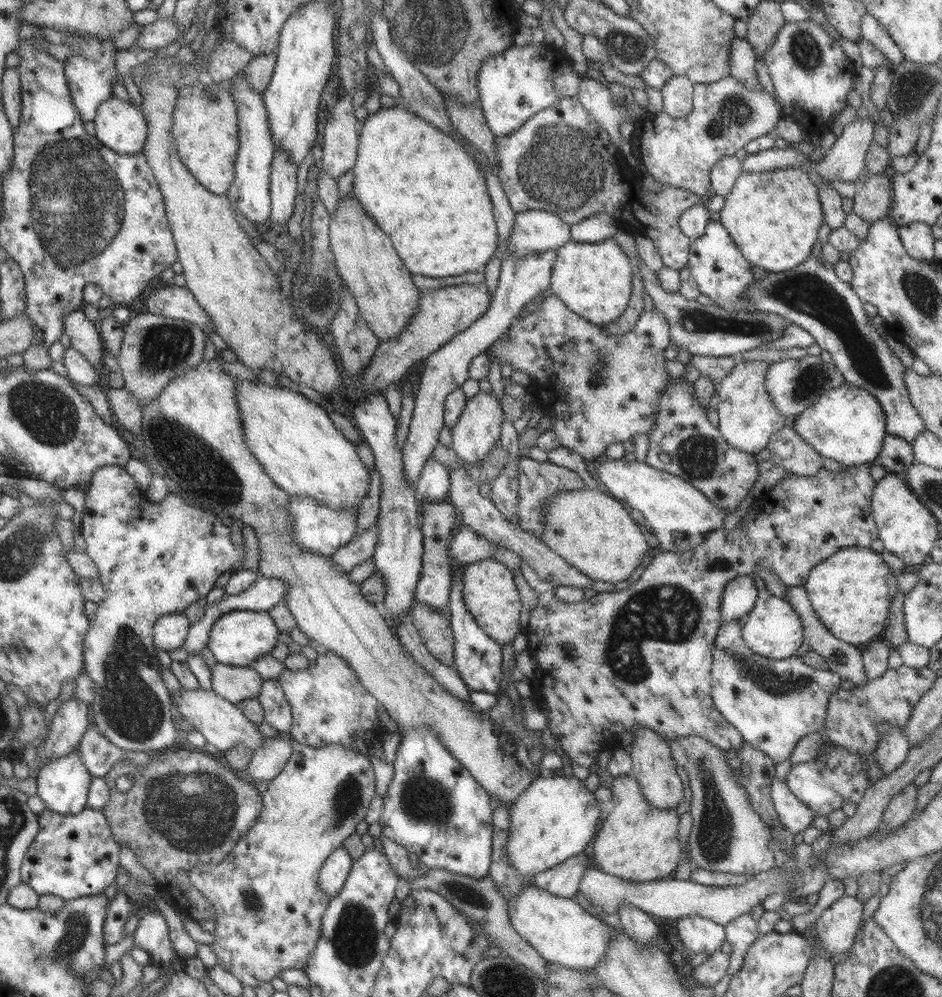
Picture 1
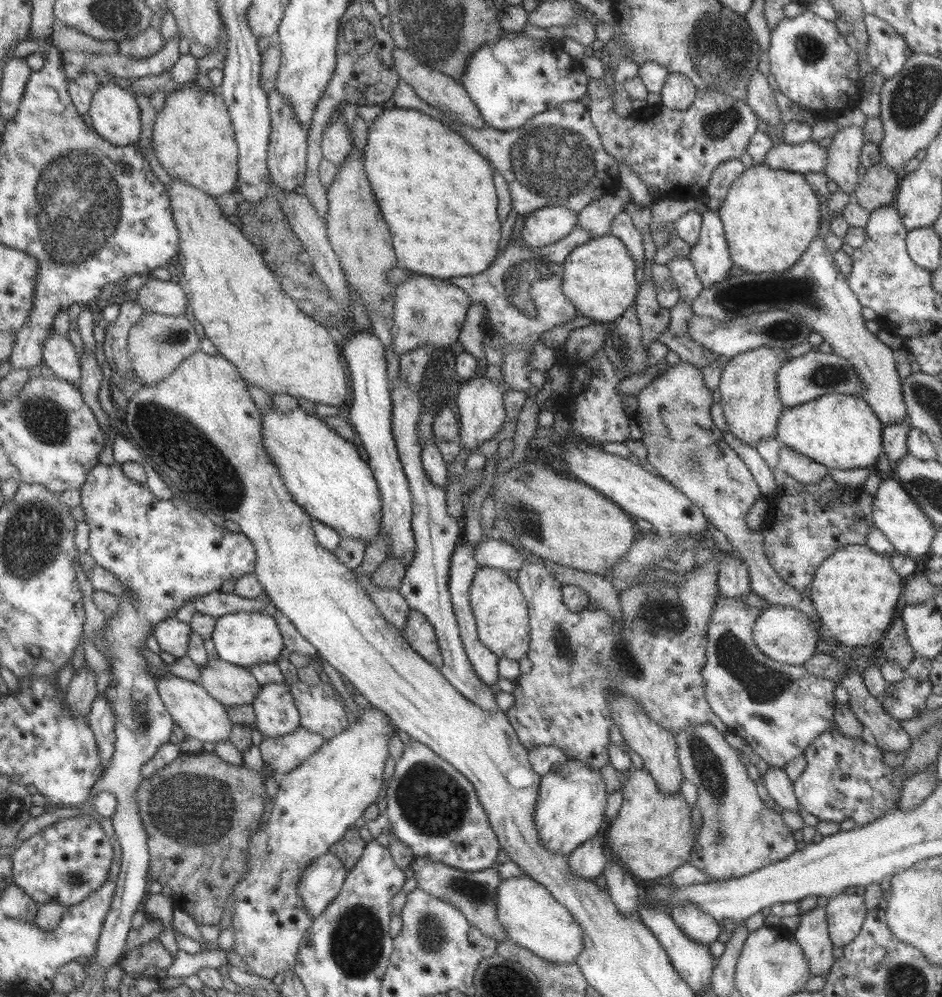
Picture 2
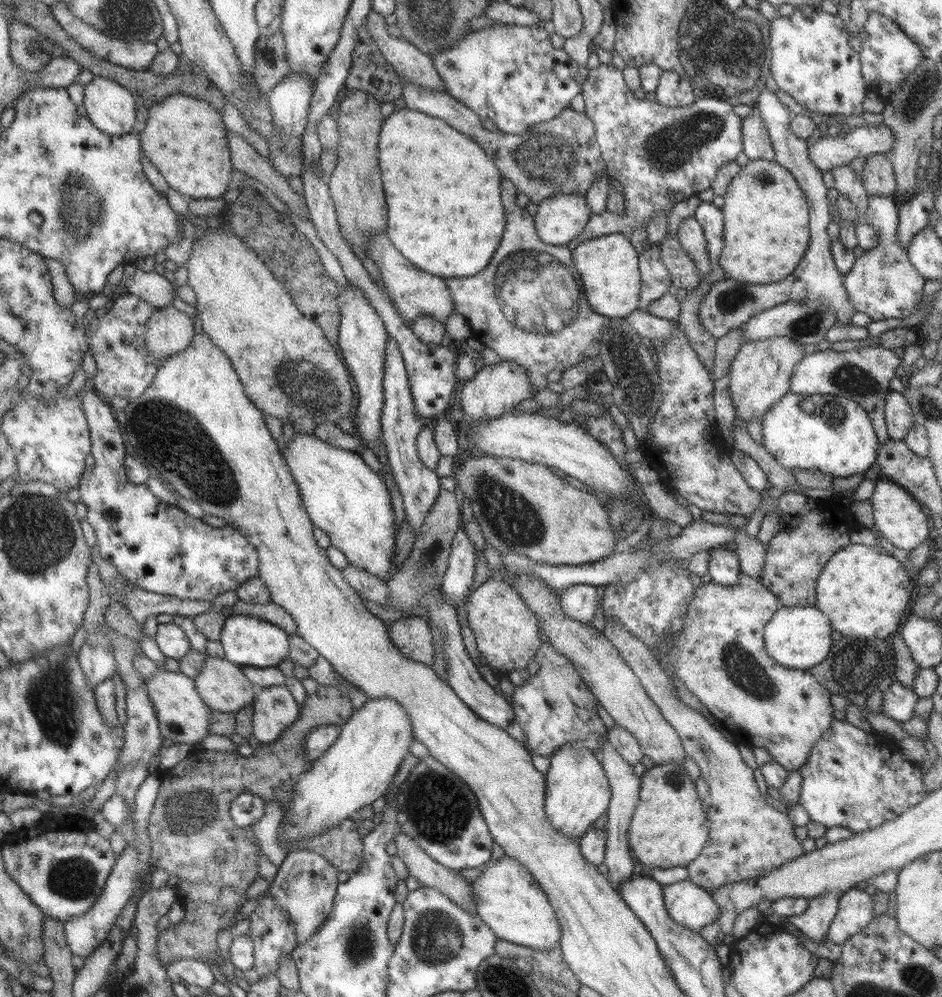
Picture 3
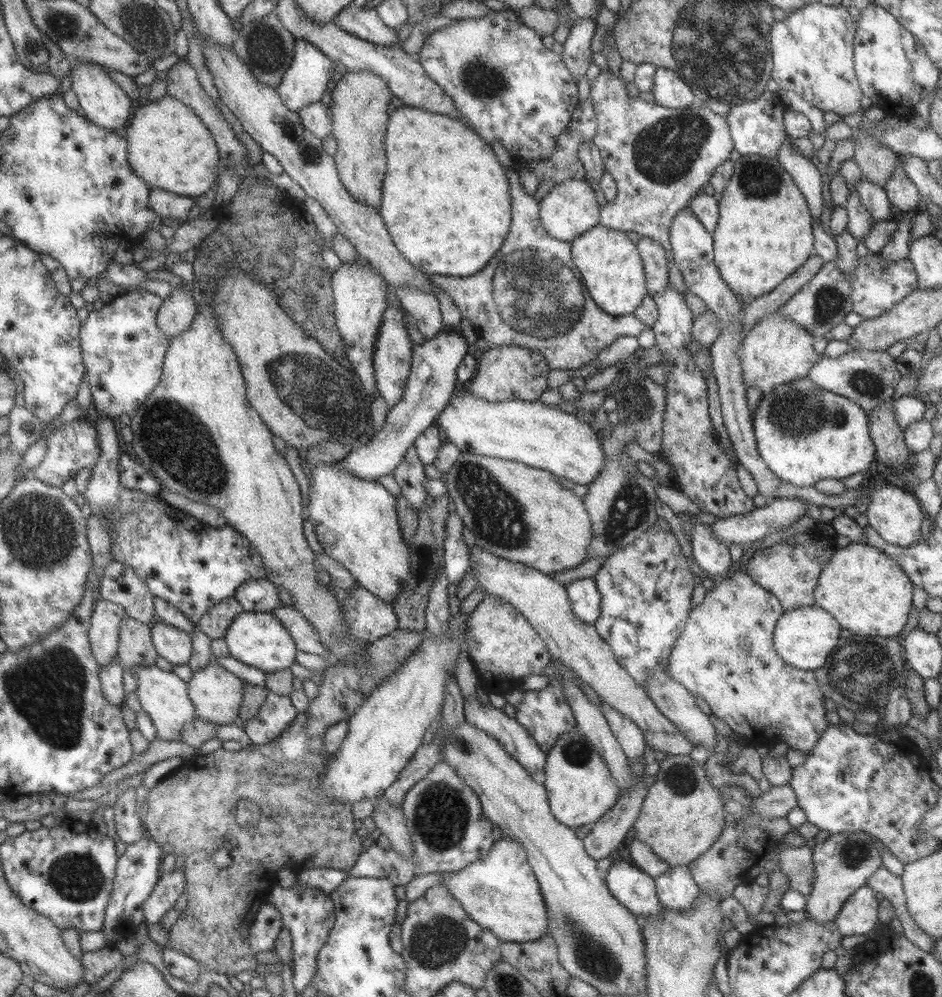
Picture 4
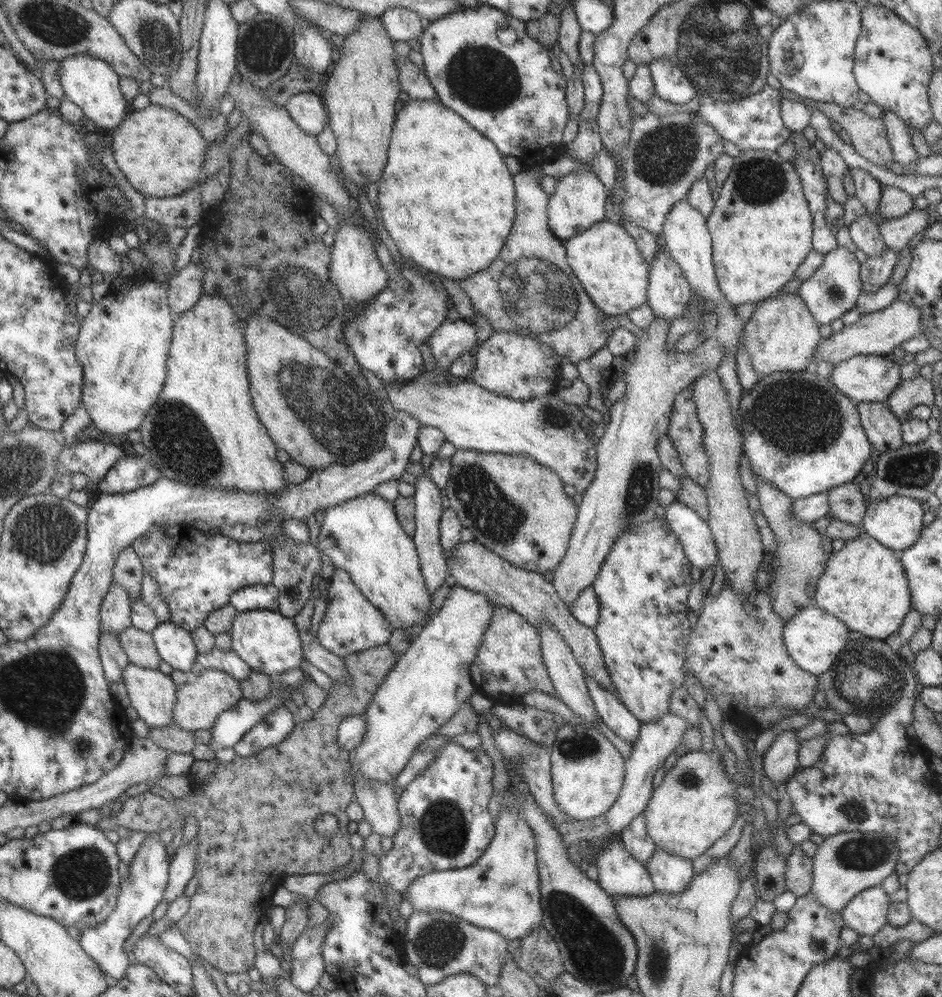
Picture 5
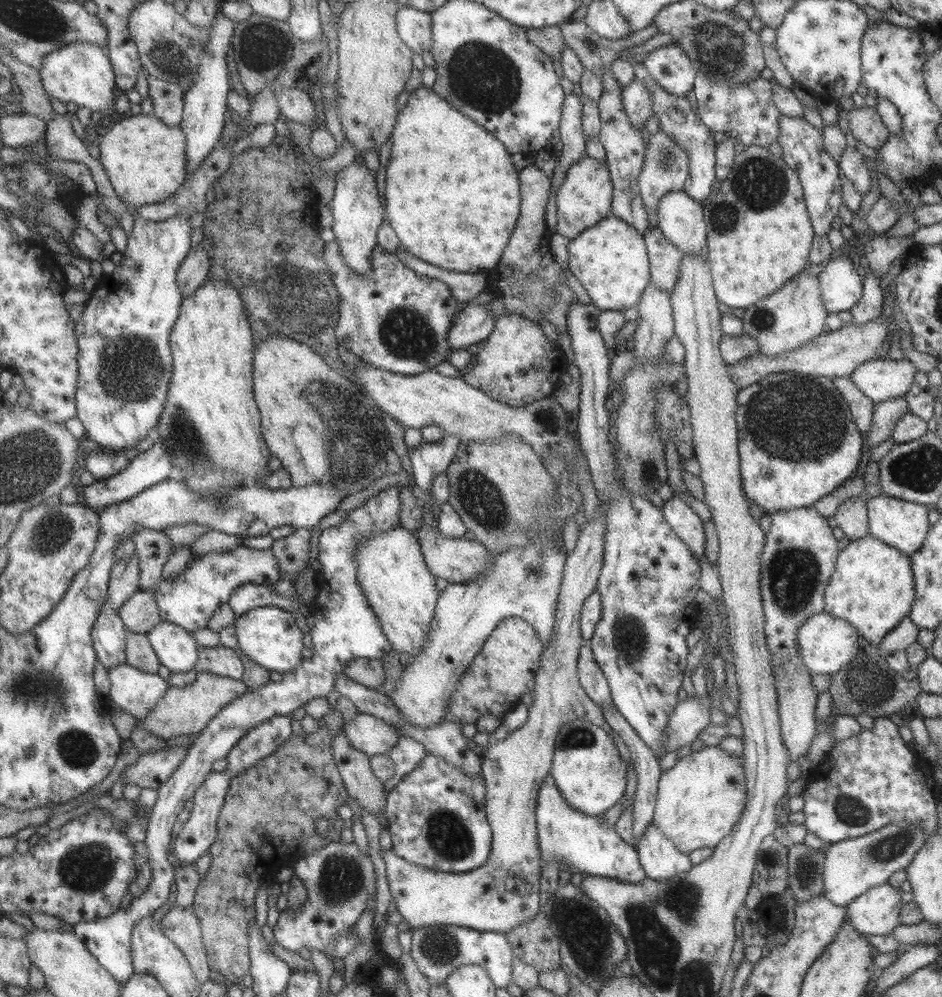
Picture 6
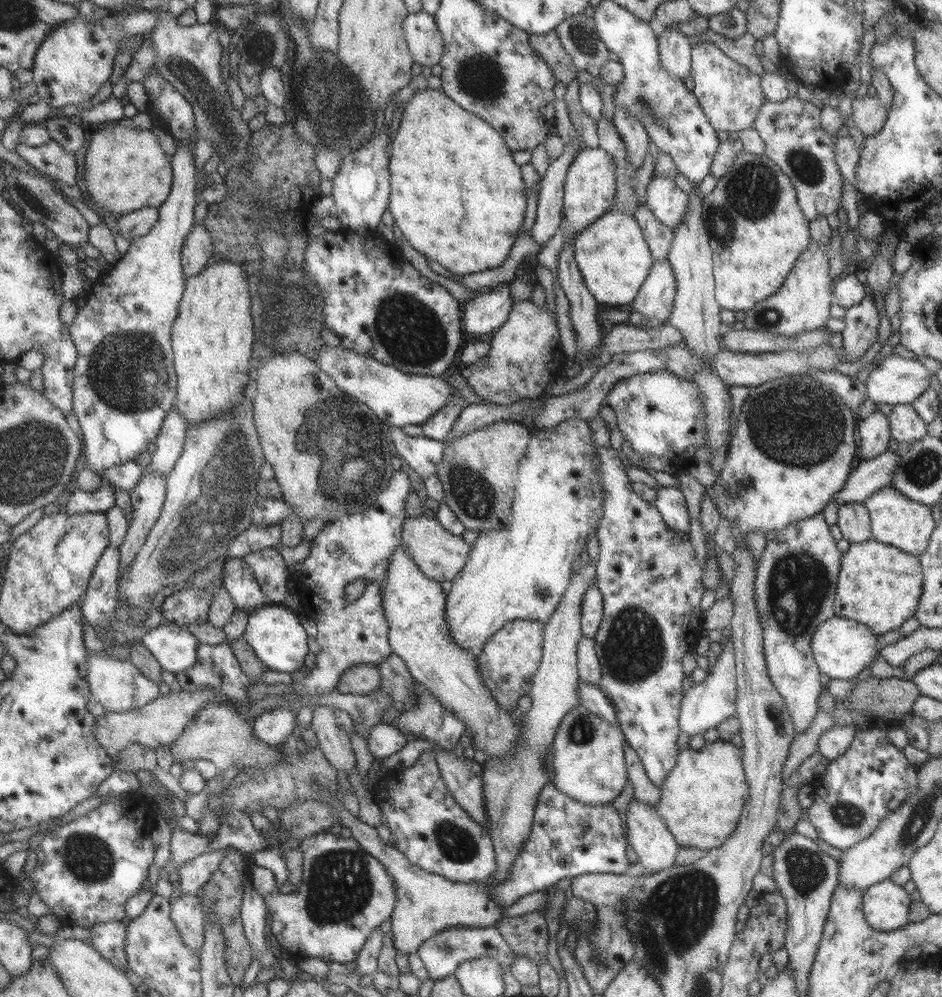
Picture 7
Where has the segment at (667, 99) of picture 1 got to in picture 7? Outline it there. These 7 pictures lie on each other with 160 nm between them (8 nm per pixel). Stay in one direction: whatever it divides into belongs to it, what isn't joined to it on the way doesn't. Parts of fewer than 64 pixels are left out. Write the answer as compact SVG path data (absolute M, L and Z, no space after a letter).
M664 29L657 36L657 56L661 68L681 80L690 74L690 45L683 32Z

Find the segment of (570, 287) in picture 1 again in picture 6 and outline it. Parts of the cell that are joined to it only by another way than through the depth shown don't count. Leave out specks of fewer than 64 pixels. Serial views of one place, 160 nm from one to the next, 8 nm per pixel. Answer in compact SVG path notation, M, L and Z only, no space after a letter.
M611 214L602 218L597 224L590 226L580 232L575 238L569 240L566 246L568 250L568 267L573 276L579 280L583 289L589 296L589 300L600 311L616 310L622 311L635 307L639 302L642 290L650 282L650 272L646 244L641 233L632 226L623 222L620 218Z

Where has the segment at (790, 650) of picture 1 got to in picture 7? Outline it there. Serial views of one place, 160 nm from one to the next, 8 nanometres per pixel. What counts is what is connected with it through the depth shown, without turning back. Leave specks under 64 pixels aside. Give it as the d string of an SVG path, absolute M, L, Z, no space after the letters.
M833 616L822 622L811 637L812 657L820 674L829 679L851 680L859 675L865 666L871 666L874 658L880 654L879 635L868 626L854 620Z

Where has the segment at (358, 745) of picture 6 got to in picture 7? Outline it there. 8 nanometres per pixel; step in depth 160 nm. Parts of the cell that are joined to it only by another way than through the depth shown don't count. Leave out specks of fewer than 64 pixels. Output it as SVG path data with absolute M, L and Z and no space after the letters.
M377 723L370 728L366 738L367 748L376 759L399 752L407 742L405 734L387 723Z

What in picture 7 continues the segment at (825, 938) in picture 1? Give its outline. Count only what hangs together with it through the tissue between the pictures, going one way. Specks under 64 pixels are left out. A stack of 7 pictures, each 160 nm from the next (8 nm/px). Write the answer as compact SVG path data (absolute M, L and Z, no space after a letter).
M891 880L877 882L869 886L861 900L865 922L877 932L889 932L909 923L910 896Z

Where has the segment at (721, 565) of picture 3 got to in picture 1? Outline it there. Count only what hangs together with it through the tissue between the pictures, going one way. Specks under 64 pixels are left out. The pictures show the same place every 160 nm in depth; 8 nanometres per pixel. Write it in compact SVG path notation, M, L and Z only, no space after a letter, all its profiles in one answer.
M736 576L723 587L718 609L722 622L744 618L757 600L757 588L750 576Z

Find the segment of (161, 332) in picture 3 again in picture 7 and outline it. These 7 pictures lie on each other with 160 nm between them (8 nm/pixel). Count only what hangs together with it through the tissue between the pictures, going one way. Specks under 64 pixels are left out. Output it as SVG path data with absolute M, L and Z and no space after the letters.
M193 223L190 233L183 241L180 255L185 277L193 276L207 266L212 255L212 240L202 224Z

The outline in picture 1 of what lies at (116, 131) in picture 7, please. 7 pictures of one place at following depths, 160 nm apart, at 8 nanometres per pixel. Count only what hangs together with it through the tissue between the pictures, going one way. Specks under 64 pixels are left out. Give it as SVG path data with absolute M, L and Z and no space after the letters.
M195 81L178 87L170 136L173 137L174 148L189 174L211 194L225 196L232 183L238 147L237 131L236 106L229 91L215 82L201 85L199 81Z

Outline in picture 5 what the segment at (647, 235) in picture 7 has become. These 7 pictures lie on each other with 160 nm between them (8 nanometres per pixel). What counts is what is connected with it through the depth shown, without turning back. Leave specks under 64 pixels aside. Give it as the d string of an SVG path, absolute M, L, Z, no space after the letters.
M658 246L654 252L647 278L646 303L654 314L670 321L682 317L693 290L665 248Z

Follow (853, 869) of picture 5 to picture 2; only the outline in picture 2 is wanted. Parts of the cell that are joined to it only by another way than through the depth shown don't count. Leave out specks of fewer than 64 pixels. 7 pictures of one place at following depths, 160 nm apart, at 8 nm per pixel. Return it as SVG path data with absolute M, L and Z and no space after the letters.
M816 906L800 916L799 925L791 932L809 963L811 976L826 975L835 960L826 919L825 906Z

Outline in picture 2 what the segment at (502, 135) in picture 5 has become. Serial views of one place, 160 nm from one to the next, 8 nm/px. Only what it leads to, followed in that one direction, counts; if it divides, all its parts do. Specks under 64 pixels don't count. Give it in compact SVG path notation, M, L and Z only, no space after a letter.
M504 31L493 44L469 56L459 80L483 120L497 130L519 129L534 114L565 101L579 101L586 94L588 77L578 60L569 57L560 40L533 39L523 31Z

